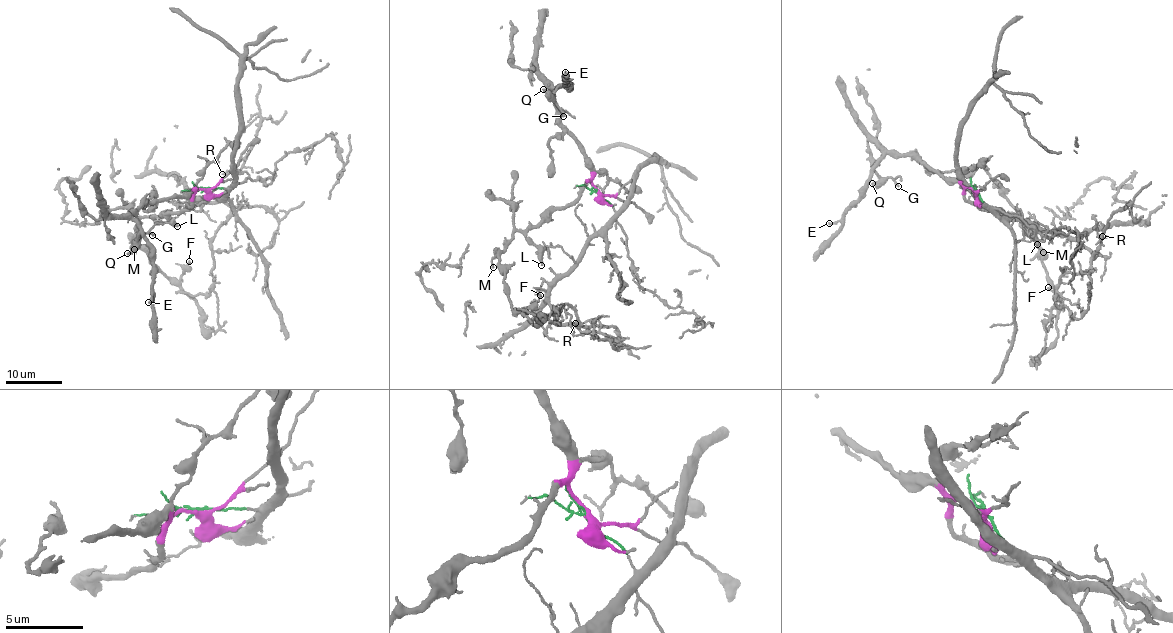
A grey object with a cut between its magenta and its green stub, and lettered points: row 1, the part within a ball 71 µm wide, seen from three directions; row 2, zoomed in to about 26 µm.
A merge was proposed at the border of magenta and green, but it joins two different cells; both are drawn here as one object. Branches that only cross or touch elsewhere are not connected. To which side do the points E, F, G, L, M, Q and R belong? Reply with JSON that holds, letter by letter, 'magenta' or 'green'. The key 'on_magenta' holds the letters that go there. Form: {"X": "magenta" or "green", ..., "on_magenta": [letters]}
{"E": "magenta", "F": "magenta", "G": "magenta", "L": "magenta", "M": "magenta", "Q": "magenta", "R": "green", "on_magenta": ["E", "F", "G", "L", "M", "Q"]}

